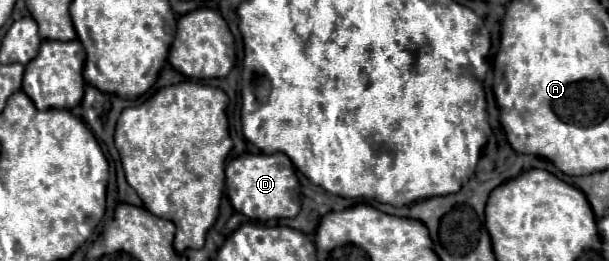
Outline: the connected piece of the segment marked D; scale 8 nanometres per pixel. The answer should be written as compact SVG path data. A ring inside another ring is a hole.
M243 153L231 159L225 167L225 185L235 211L247 215L249 219L269 221L269 219L295 217L299 213L301 207L299 181L289 157L283 153L273 153L273 155Z

